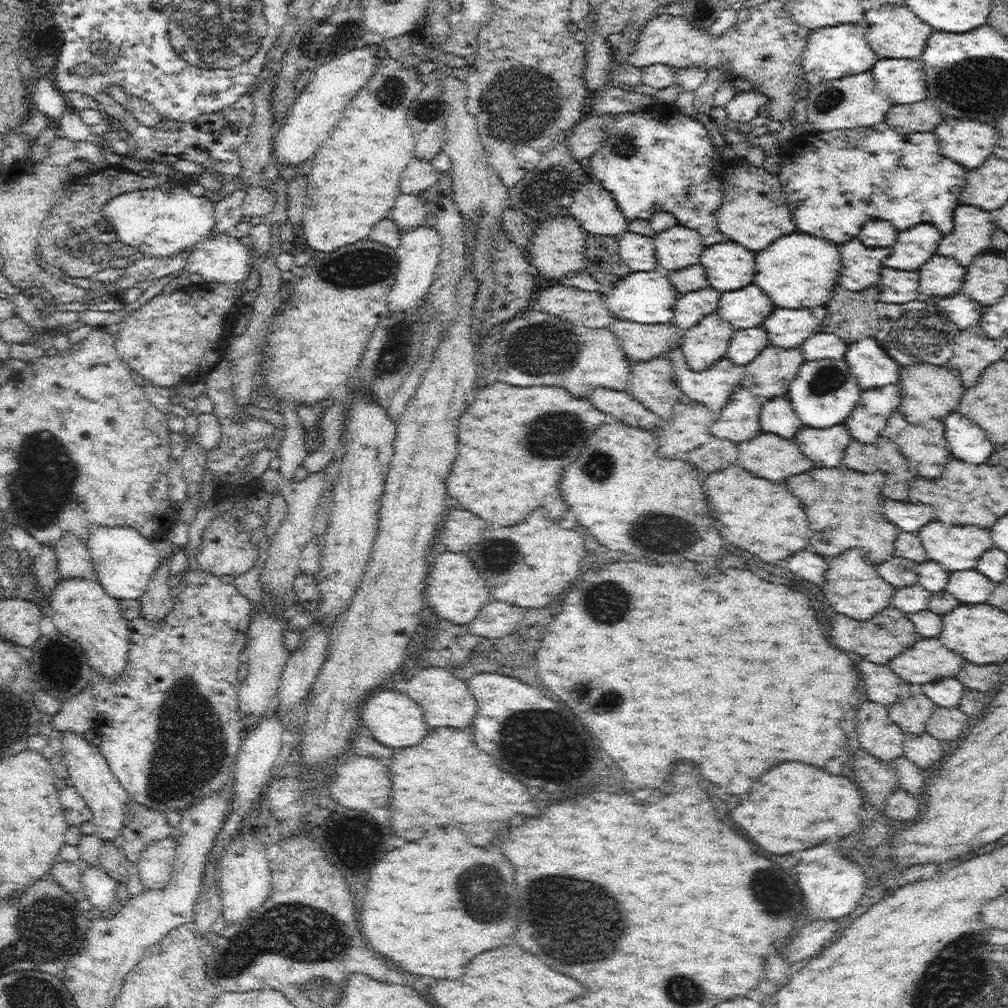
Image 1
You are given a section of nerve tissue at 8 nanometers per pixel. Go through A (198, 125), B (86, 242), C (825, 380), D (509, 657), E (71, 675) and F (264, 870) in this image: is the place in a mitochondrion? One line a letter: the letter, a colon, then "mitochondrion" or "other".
A: other
B: mitochondrion
C: mitochondrion
D: other
E: mitochondrion
F: other

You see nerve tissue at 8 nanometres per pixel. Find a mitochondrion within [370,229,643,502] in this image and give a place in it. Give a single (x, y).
(539, 348)

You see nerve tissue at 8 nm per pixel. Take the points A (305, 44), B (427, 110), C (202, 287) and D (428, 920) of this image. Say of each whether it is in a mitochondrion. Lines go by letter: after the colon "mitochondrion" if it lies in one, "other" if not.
A: other
B: mitochondrion
C: other
D: other

